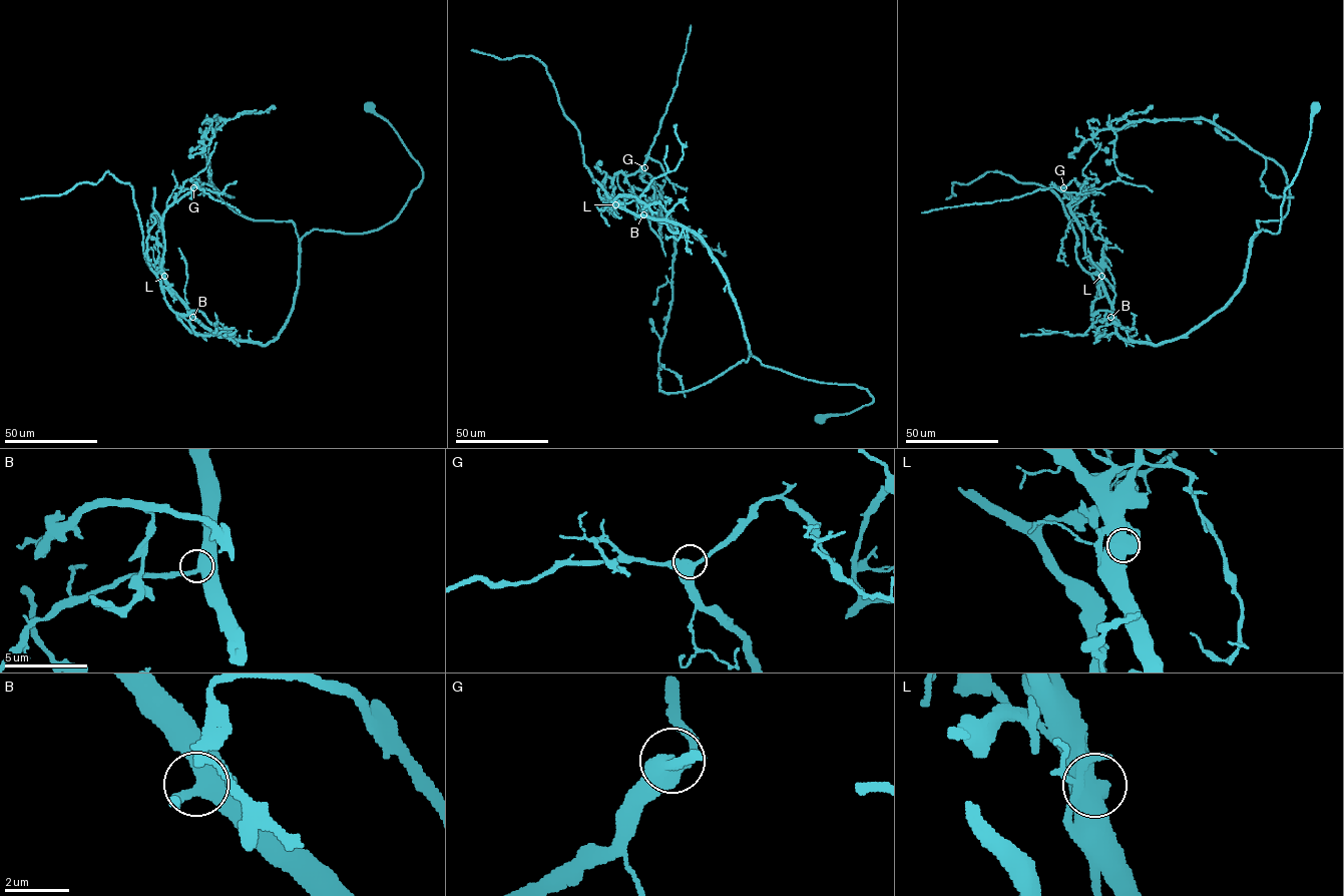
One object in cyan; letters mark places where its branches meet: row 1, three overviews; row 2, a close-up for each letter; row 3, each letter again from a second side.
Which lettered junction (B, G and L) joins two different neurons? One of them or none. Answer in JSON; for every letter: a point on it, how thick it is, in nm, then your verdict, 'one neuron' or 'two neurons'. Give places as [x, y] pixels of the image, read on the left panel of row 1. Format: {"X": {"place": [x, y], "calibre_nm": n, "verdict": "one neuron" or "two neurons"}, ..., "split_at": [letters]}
{"B": {"place": [192, 317], "calibre_nm": 480, "verdict": "one neuron"}, "G": {"place": [193, 187], "calibre_nm": 550, "verdict": "one neuron"}, "L": {"place": [164, 276], "calibre_nm": 750, "verdict": "two neurons"}, "split_at": ["L"]}

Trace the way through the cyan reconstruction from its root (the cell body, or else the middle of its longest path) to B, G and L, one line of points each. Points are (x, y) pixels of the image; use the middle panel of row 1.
B: (820, 419), (873, 398), (855, 385), (763, 365), (706, 245), (643, 214)
G: (820, 419), (873, 398), (855, 385), (763, 365), (750, 353), (706, 245), (611, 200), (614, 176), (644, 167)
L: (820, 419), (873, 398), (855, 385), (763, 365), (706, 245), (615, 204)

